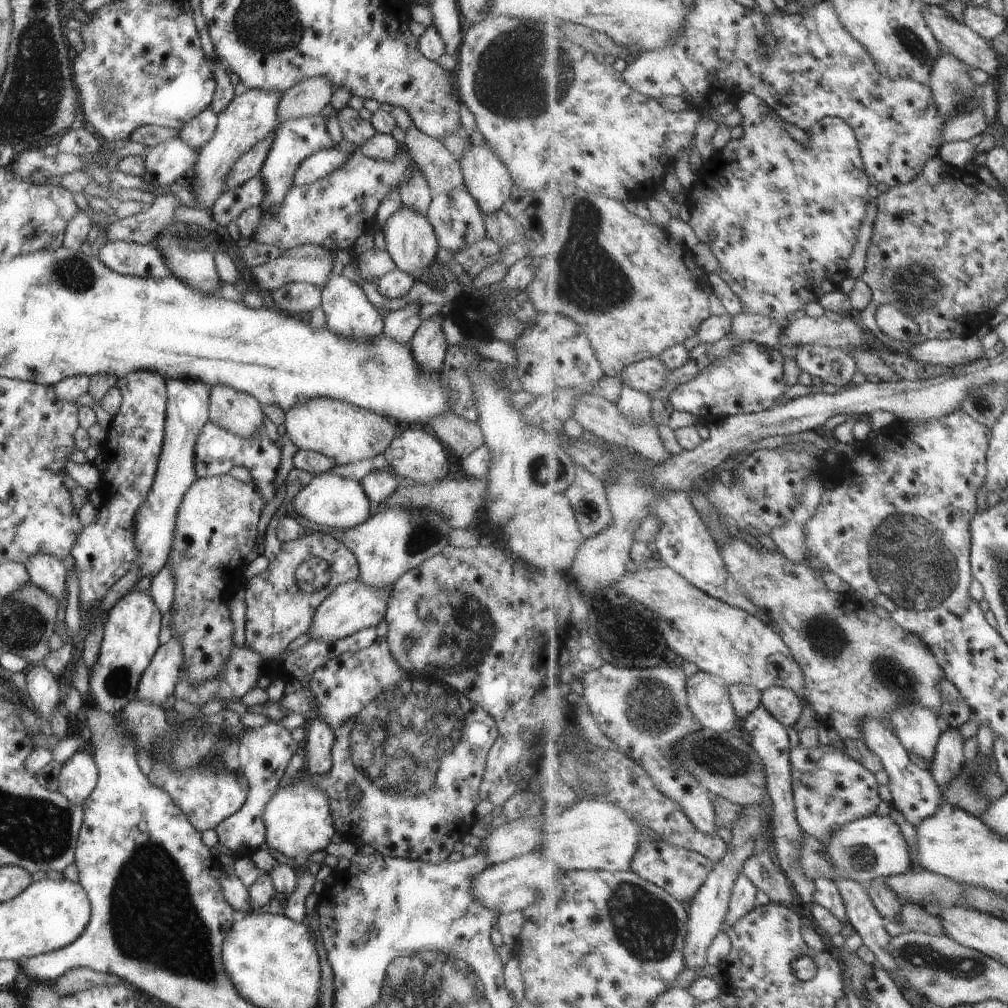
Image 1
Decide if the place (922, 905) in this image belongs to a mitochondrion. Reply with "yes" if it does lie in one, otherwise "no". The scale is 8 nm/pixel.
no

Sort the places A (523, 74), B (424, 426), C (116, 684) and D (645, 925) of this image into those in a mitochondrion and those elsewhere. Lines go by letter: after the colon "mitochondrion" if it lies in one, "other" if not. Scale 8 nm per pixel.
A: mitochondrion
B: other
C: mitochondrion
D: mitochondrion

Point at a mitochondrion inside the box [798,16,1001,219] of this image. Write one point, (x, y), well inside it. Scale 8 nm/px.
(907, 37)

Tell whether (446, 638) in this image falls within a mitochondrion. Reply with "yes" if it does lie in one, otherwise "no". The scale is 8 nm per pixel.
yes

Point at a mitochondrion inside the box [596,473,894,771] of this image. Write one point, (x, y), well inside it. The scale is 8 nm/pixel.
(654, 709)

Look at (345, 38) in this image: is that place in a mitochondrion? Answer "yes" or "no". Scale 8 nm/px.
no

